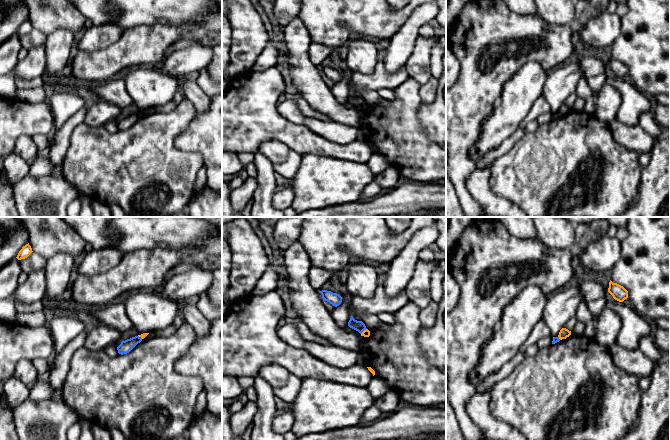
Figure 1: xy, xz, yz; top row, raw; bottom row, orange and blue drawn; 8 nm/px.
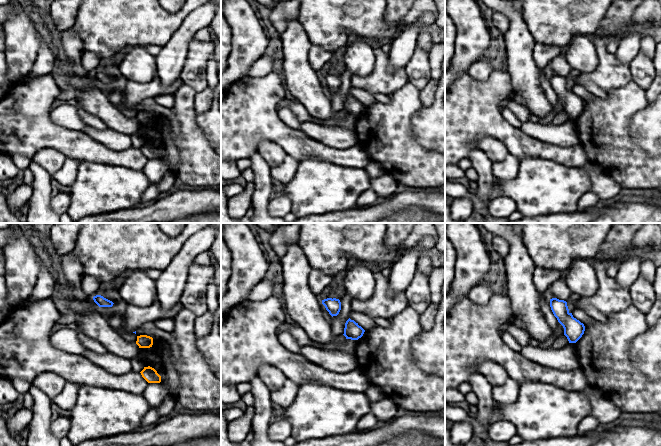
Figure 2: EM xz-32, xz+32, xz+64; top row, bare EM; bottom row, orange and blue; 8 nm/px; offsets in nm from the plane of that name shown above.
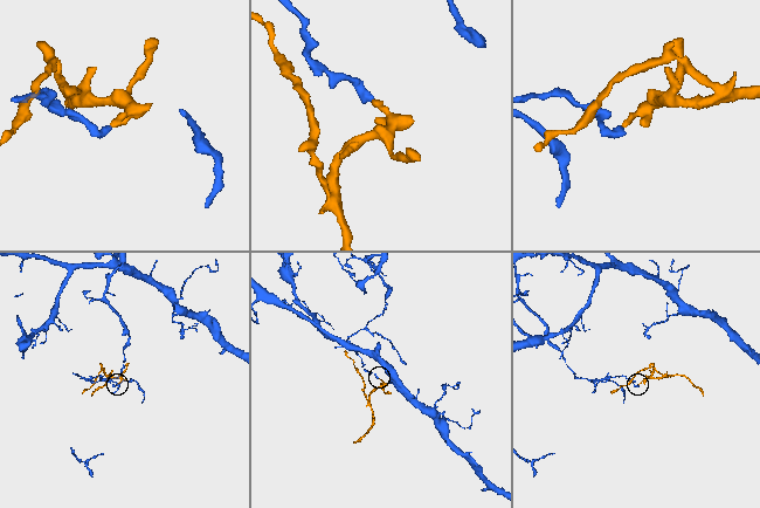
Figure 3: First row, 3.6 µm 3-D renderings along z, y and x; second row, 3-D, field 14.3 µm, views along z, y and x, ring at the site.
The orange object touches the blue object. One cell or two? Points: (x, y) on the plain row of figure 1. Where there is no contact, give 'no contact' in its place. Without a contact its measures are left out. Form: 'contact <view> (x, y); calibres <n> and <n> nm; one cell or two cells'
contact xz (364, 106); calibres 60 and 90 nm; two cells

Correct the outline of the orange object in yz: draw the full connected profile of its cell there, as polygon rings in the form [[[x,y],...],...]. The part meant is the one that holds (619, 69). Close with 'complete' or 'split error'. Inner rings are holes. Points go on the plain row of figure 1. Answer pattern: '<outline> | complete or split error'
[[[611,56],[609,58],[608,68],[619,78],[623,78],[628,74],[628,67],[623,62],[613,59]]] | complete

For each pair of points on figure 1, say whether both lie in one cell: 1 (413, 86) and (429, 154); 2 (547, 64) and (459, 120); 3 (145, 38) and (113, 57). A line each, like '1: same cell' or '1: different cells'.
1: same cell
2: same cell
3: same cell

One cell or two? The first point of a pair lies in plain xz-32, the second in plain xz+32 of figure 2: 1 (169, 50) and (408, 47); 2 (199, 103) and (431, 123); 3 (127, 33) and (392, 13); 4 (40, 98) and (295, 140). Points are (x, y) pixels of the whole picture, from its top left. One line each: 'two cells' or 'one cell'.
1: one cell
2: two cells
3: two cells
4: one cell

